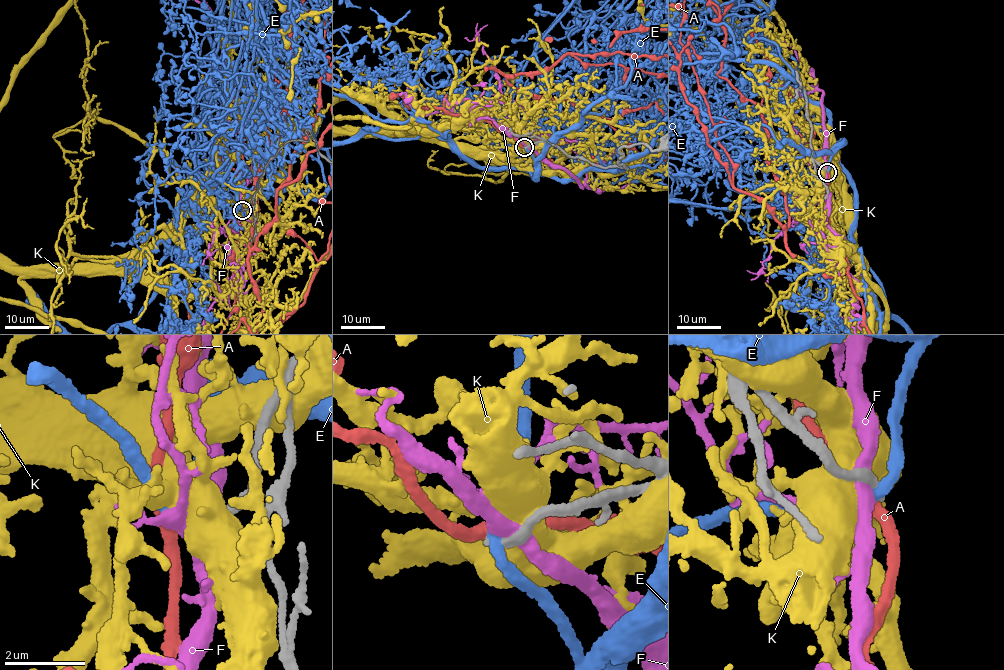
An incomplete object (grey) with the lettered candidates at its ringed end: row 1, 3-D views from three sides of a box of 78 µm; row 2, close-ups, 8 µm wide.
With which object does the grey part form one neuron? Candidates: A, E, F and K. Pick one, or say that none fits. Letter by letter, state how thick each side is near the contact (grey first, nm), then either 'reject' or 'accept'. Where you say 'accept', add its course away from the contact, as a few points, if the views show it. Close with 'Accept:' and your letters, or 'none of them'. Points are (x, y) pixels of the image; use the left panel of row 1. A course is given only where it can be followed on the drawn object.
A: 240/280 nm | reject
E: 280/280 nm | reject
F: 320/400 nm | reject
K: 340/900 nm | reject
Accept: none of them

